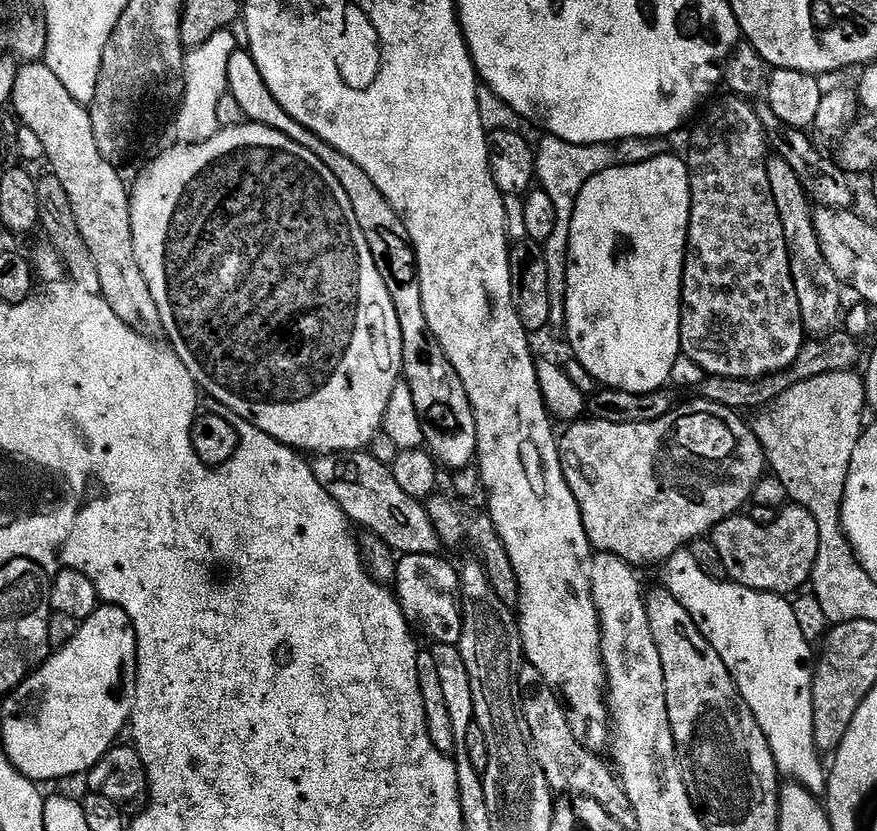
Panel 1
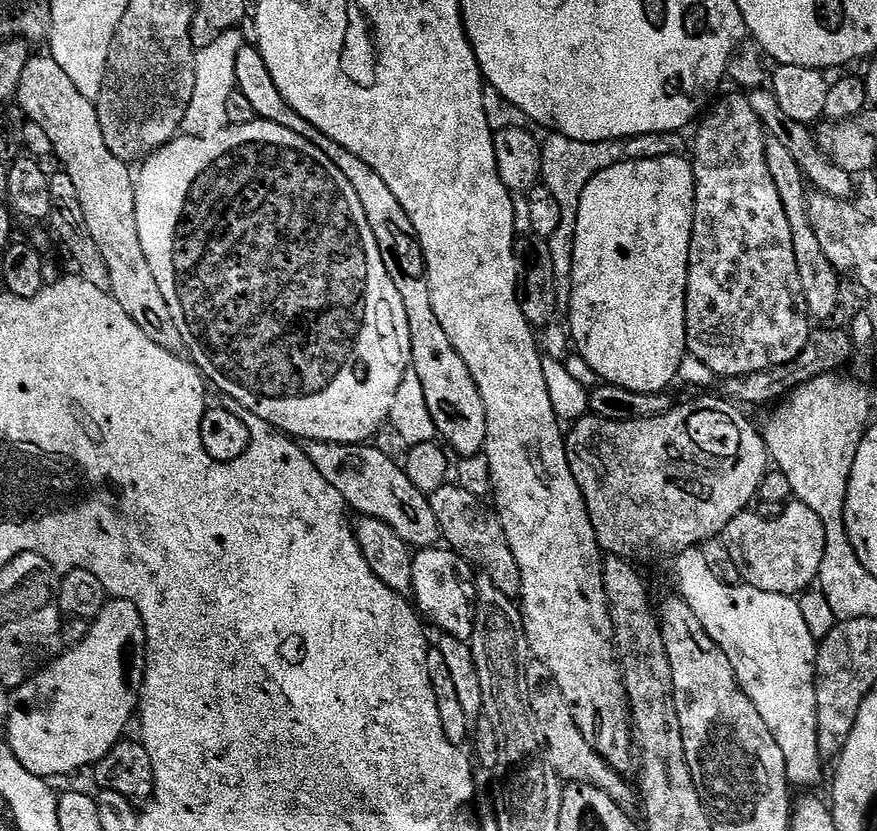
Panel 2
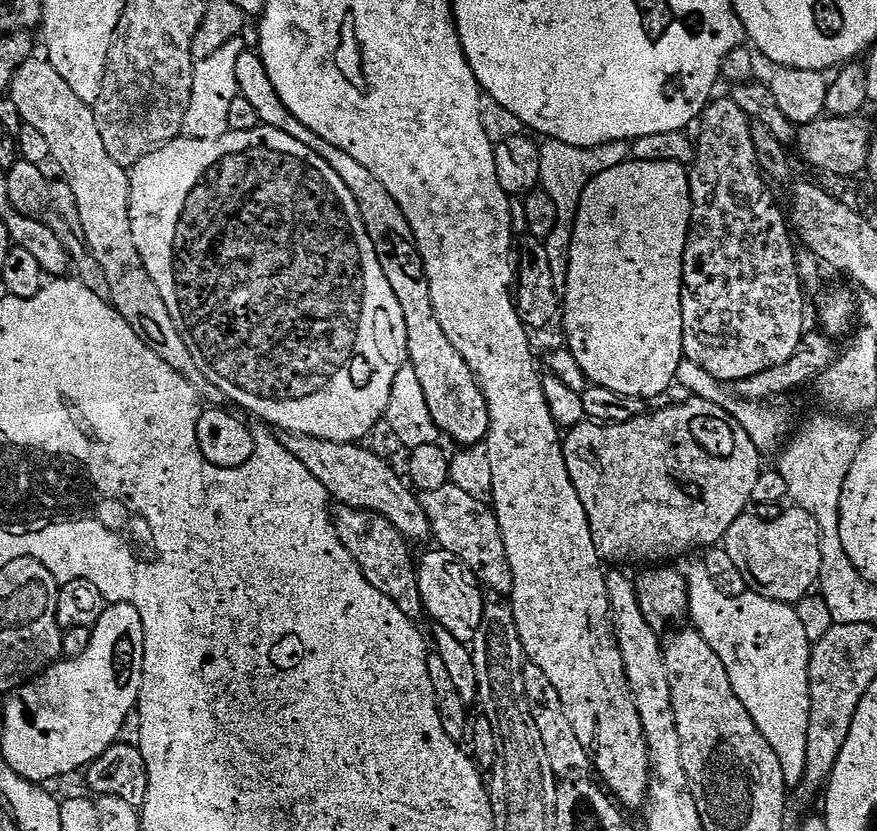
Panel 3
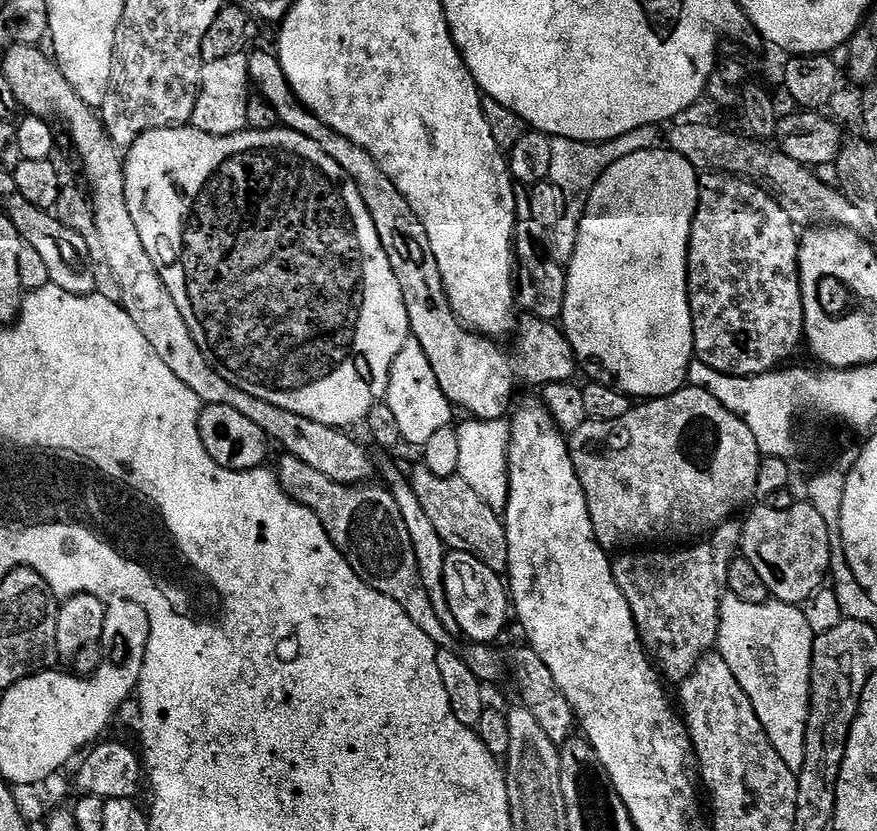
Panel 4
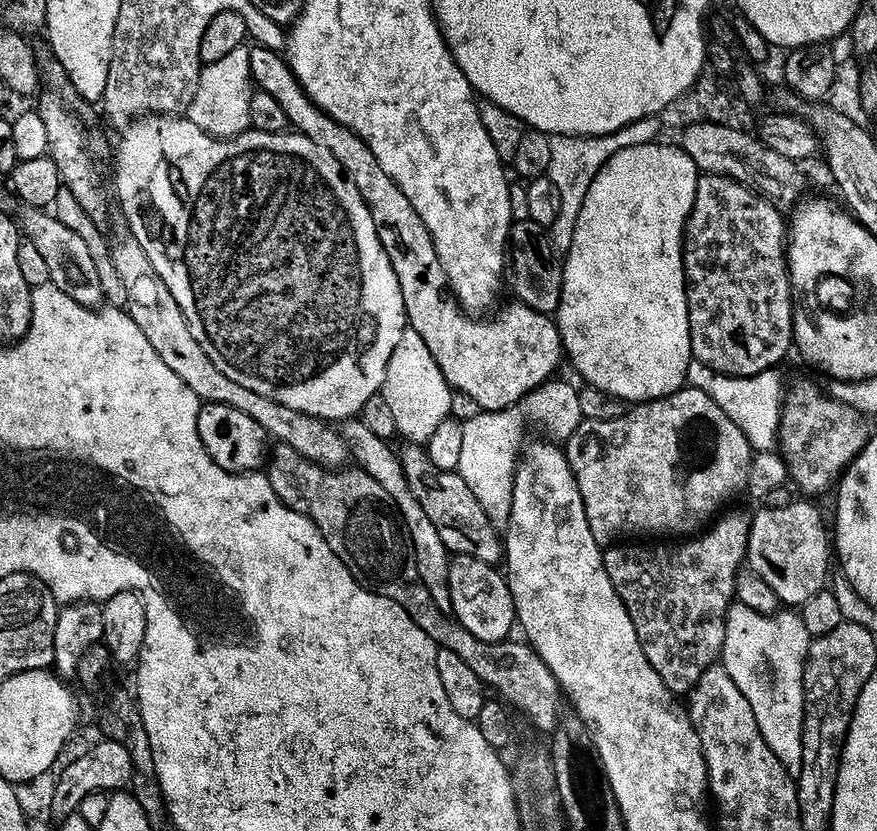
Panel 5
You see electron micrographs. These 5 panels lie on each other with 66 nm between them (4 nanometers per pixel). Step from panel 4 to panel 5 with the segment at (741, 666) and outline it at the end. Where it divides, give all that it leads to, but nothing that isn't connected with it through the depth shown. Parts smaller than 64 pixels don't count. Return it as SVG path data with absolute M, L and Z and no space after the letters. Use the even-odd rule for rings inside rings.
M740 602L733 603L724 622L722 666L750 706L766 746L776 755L789 776L796 778L804 765L804 672L807 670L808 654L814 648L814 639L807 632L800 614L792 610L780 611L784 612L777 616L763 616Z

